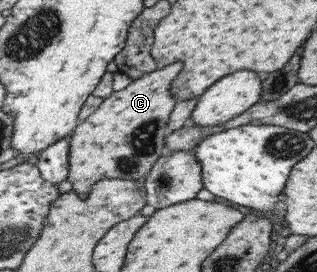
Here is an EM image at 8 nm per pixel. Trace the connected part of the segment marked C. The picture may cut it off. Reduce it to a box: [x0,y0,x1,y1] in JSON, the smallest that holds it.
[67,62,180,198]

